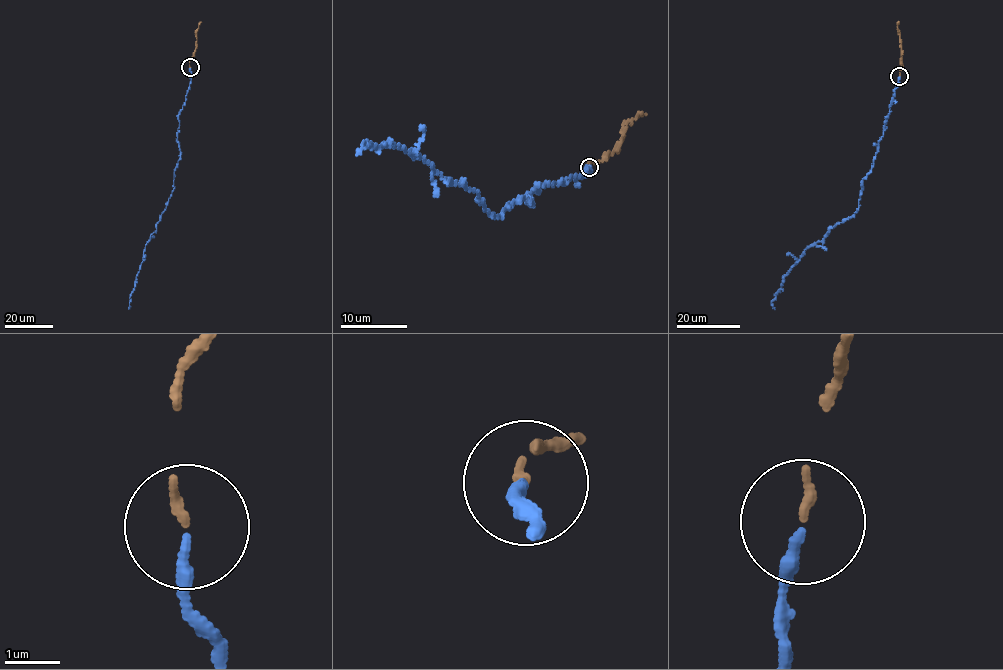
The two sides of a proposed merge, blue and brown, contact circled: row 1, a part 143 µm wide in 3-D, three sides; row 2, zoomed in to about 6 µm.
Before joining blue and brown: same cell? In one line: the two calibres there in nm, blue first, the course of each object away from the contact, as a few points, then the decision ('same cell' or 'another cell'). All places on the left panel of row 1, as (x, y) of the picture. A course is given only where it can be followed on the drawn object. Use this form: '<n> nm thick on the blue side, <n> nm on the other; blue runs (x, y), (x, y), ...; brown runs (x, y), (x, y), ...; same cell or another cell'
190 nm thick on the blue side, 160 nm on the other; blue runs (190, 67), (190, 82), (177, 118), (177, 141), (180, 153), (174, 171), (174, 189), (145, 247), (128, 309); brown runs (190, 67), (200, 21); same cell

